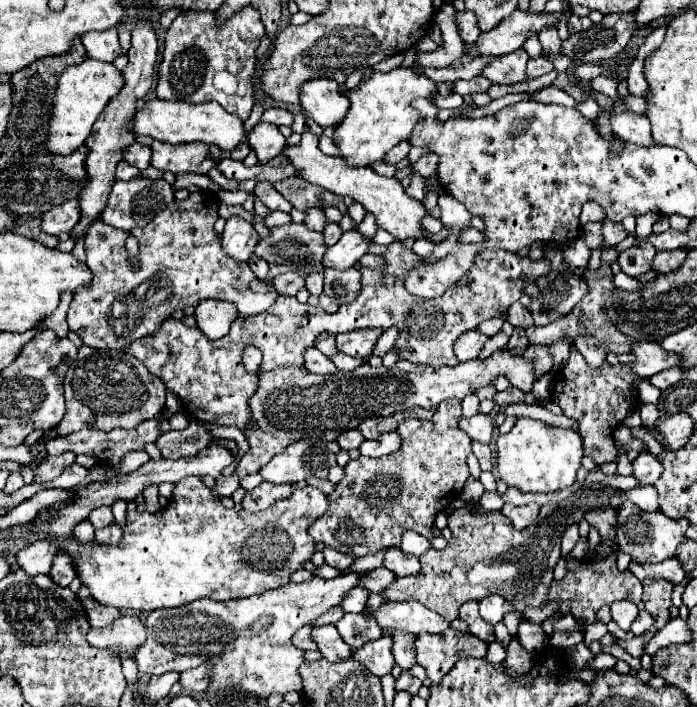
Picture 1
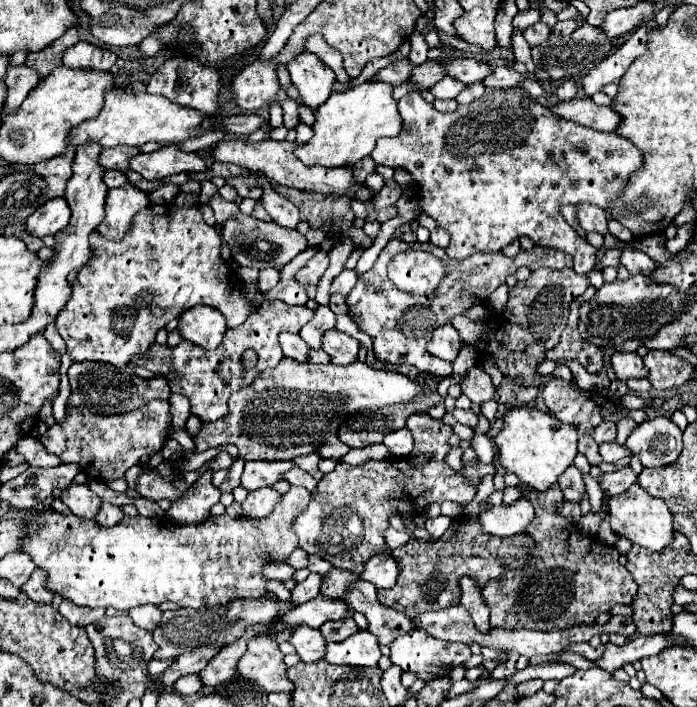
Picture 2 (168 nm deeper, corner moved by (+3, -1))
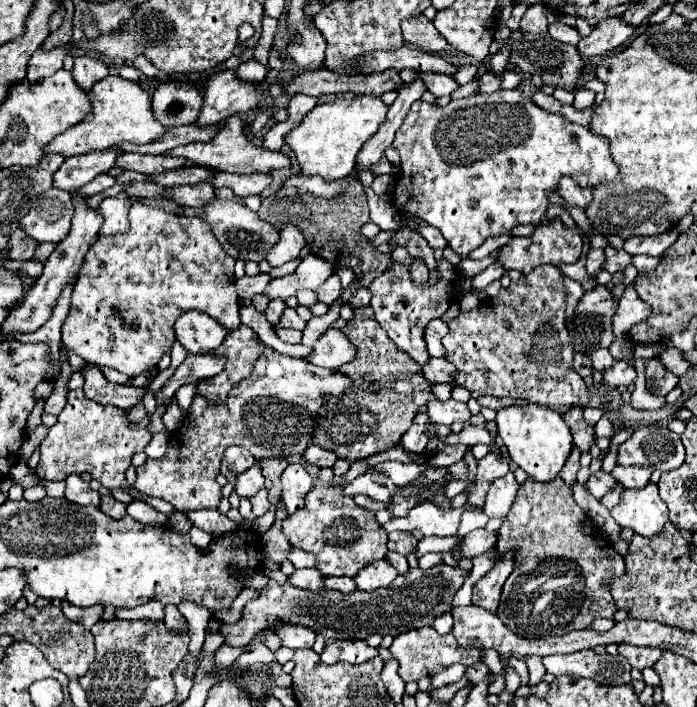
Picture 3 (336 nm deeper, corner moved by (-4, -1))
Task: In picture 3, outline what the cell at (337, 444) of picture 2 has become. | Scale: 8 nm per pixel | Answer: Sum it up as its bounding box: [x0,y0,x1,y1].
[302,446,336,468]

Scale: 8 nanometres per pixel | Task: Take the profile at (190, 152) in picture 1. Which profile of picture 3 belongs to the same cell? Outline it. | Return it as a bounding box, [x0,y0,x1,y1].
[116,154,184,174]

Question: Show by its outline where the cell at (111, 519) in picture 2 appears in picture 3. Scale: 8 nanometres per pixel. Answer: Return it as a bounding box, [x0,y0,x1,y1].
[100,496,126,518]

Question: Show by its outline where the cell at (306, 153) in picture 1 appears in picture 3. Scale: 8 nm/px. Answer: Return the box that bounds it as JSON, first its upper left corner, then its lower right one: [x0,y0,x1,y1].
[166,116,290,174]

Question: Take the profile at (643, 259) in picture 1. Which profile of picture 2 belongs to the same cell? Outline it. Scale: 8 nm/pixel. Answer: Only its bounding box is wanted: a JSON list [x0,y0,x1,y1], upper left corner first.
[599,248,621,268]

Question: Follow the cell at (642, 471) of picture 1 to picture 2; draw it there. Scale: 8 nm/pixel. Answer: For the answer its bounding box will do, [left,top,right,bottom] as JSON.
[601,466,637,496]

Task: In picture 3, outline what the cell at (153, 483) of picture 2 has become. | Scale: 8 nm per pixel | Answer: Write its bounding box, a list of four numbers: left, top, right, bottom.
[136,346,352,510]

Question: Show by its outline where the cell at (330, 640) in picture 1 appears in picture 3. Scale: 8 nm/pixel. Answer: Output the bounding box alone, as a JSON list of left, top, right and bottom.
[276,624,314,650]

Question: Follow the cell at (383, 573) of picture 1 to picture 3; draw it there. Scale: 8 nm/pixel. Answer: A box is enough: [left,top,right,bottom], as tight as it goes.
[288,568,324,590]

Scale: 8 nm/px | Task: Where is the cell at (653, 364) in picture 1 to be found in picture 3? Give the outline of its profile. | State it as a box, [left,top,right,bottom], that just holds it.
[602,362,636,388]

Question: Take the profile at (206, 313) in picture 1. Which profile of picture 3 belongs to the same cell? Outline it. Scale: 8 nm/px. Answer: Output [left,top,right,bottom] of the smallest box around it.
[174,312,228,354]

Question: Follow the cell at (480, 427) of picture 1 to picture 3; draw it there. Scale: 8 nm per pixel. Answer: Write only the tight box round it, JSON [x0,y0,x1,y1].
[426,400,470,424]

